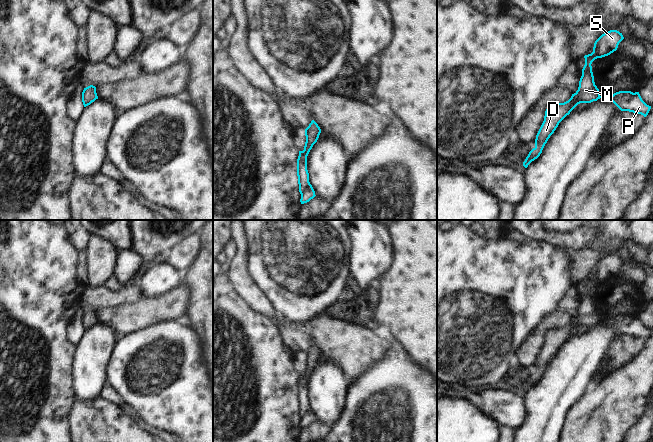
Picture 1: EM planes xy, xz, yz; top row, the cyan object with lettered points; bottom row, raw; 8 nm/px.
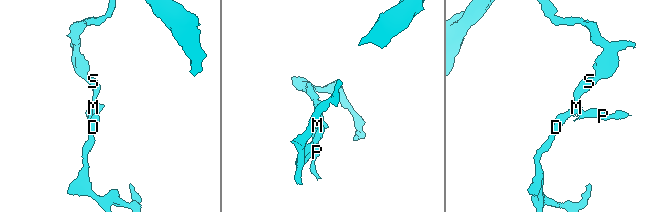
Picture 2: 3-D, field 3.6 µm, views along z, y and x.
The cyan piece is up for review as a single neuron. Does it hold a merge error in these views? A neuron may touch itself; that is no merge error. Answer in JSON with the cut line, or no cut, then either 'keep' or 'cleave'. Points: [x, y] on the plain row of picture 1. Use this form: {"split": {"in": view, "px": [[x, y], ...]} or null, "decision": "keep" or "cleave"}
{"split": {"in": "xz", "px": [[302, 375], [307, 379]]}, "decision": "cleave"}

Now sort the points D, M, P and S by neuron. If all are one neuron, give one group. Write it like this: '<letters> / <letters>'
D M S / P

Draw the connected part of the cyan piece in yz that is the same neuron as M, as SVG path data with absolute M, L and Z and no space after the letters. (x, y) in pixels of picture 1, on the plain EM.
M610 254L602 258L594 267L593 276L585 279L585 289L582 293L582 300L579 305L578 314L572 318L571 322L558 328L551 328L545 335L544 345L536 359L535 371L529 376L523 390L525 392L537 383L554 357L559 347L570 338L570 336L580 327L591 327L601 322L599 313L595 309L592 296L592 286L597 282L610 279L617 274L619 267L624 263L622 257L617 254Z

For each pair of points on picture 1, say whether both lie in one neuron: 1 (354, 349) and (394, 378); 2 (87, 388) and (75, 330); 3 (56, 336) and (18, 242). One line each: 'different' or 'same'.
1: different
2: different
3: same

